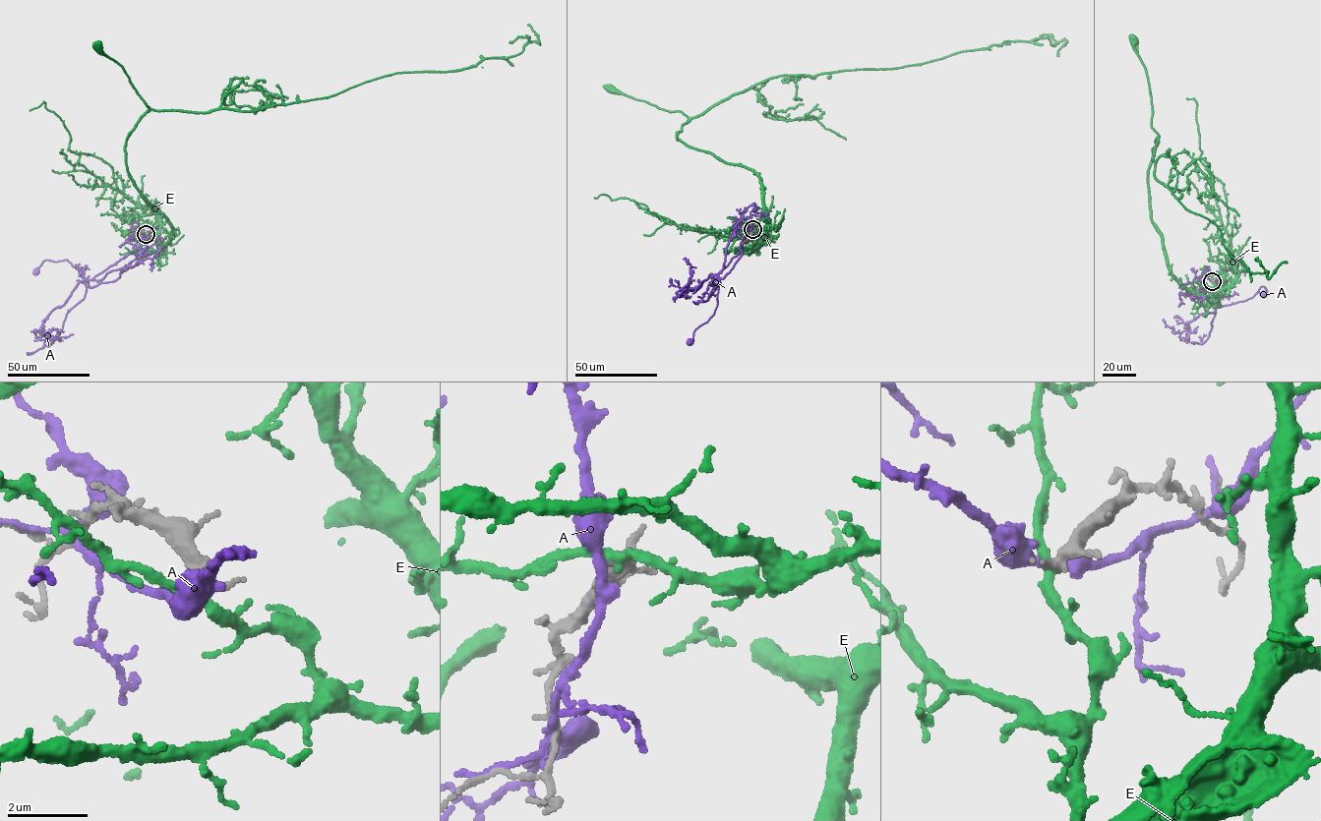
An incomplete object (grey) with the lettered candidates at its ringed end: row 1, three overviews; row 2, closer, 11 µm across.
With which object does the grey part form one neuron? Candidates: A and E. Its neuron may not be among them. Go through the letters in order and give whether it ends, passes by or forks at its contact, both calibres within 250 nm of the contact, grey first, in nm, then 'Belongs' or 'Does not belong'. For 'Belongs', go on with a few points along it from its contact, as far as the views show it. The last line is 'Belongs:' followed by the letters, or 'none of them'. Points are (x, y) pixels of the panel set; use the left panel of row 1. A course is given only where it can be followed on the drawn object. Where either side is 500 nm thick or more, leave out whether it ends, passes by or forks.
A: It passes by. Thickness 160 nm (grey) against 340 nm. Does not belong
E: It passes by. Thickness 300 nm (grey) against 260 nm. Does not belong
Belongs: none of them

